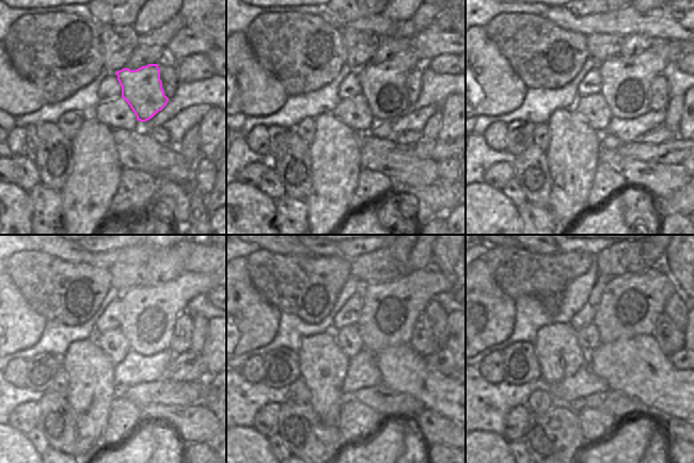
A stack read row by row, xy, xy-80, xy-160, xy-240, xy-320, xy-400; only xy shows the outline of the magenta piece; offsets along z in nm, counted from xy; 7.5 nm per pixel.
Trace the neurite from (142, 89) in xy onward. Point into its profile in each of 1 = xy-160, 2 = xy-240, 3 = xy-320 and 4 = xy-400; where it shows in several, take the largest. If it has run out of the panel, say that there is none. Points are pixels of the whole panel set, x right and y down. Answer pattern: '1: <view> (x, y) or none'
1: xy-160 (626, 81)
2: xy-240 (150, 313)
3: xy-320 (390, 309)
4: xy-400 (630, 305)

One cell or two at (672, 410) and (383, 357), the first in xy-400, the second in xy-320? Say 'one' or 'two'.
one

